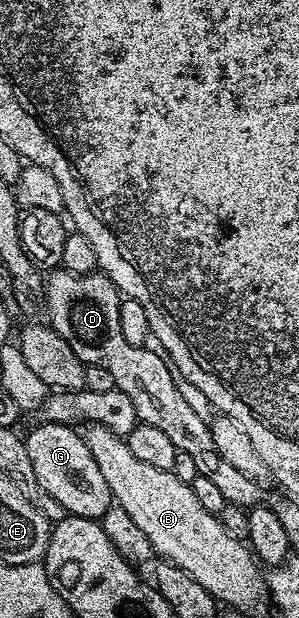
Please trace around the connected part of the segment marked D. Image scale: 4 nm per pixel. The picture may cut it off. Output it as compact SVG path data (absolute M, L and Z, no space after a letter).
M56 268L49 274L47 282L46 279L44 282L49 325L68 341L83 365L98 366L112 373L115 389L124 392L124 396L131 400L139 422L158 428L167 434L178 452L189 454L198 474L207 477L223 493L229 505L247 508L261 505L265 501L265 487L220 456L207 419L189 407L172 380L171 365L167 359L159 351L150 350L151 347L130 345L124 339L119 310L122 296L116 285L100 272L78 275Z

